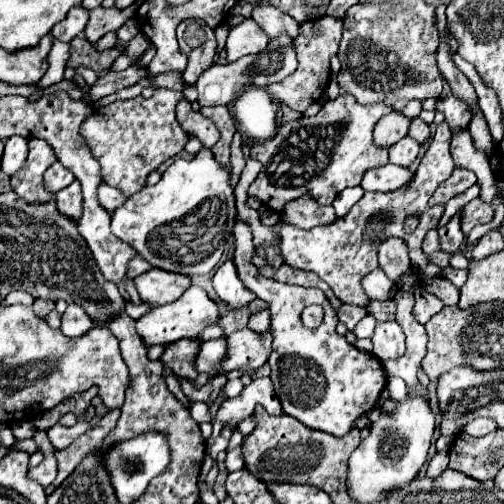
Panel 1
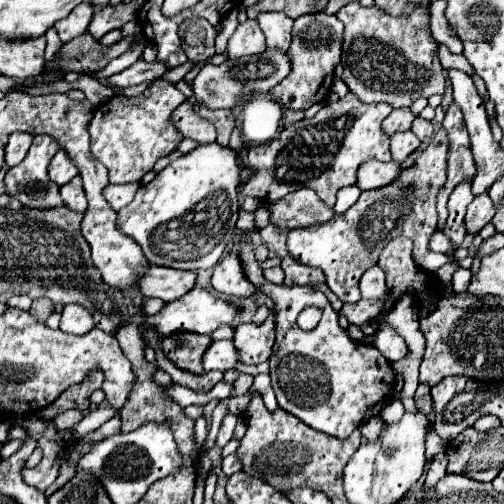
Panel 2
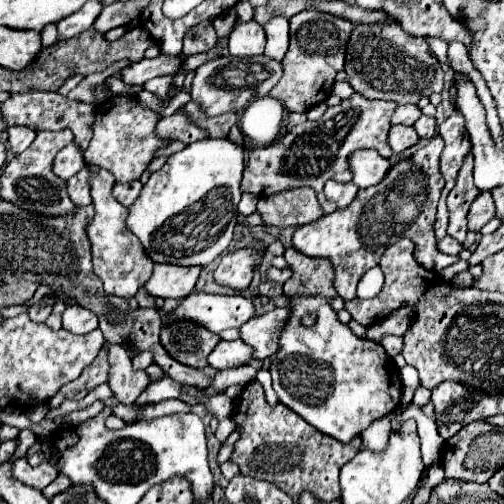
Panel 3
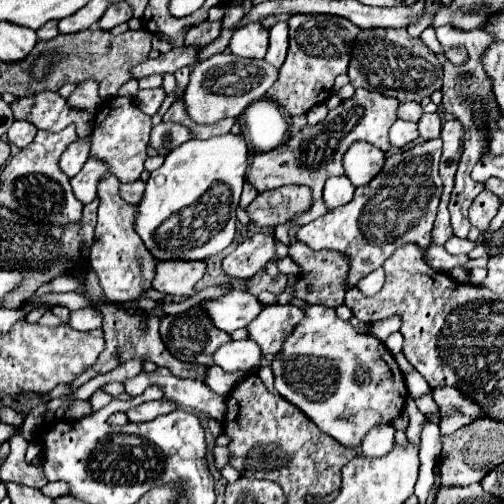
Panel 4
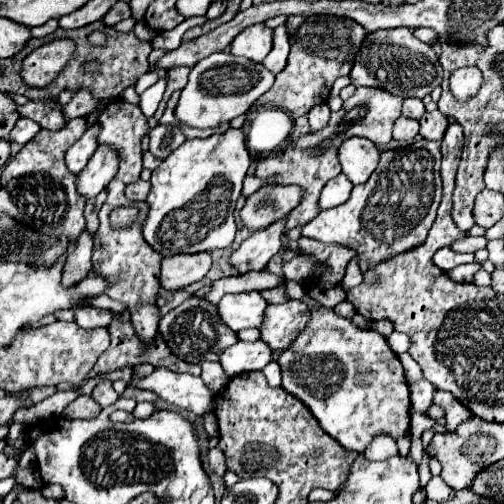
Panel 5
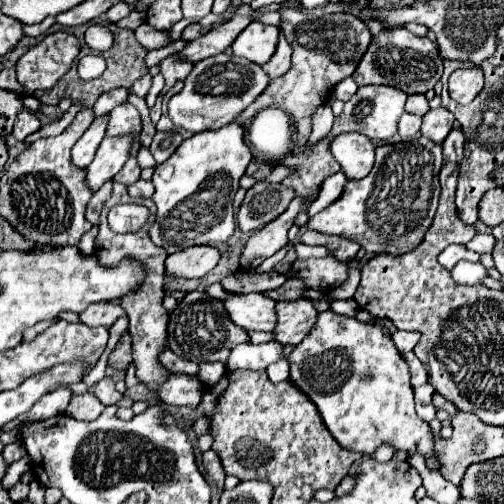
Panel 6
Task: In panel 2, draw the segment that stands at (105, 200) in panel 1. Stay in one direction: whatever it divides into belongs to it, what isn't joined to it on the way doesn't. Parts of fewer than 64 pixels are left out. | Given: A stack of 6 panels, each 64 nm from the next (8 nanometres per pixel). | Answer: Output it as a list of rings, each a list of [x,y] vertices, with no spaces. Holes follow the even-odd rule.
[[[136,182],[134,184],[118,184],[118,186],[110,184],[110,186],[106,186],[104,196],[112,204],[112,208],[120,210],[120,208],[130,204],[130,200],[138,192],[138,188],[140,188],[140,184],[136,184]]]

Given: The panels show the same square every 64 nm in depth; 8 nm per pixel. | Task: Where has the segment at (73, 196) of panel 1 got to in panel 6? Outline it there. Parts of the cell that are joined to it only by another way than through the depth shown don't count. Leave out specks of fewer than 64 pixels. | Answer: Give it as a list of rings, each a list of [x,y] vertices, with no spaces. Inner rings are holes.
[[[106,136],[88,166],[86,182],[92,190],[98,190],[106,180],[114,178],[126,164],[128,152],[132,148],[132,136]]]

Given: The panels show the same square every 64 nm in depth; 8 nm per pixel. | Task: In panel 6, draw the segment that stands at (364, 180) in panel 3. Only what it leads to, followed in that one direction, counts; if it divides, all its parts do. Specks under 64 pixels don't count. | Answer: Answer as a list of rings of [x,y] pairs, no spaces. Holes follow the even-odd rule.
[[[346,132],[344,136],[336,136],[328,148],[348,178],[358,180],[372,170],[376,146],[366,136]]]

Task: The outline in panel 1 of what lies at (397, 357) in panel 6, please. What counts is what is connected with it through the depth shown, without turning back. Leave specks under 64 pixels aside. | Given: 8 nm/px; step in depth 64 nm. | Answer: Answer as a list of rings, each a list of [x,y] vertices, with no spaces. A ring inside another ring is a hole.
[[[236,222],[234,238],[234,264],[238,268],[240,280],[248,290],[270,304],[270,328],[274,342],[268,364],[272,368],[270,378],[274,382],[276,396],[280,398],[284,414],[294,416],[312,430],[322,430],[332,436],[348,434],[352,430],[352,424],[360,416],[366,416],[370,410],[374,410],[378,404],[378,398],[388,380],[382,362],[374,354],[362,352],[356,346],[348,344],[346,338],[336,332],[336,312],[322,290],[280,284],[276,280],[264,278],[258,272],[258,268],[252,264],[254,244],[252,232],[246,224]],[[310,304],[320,304],[324,308],[324,320],[314,330],[304,328],[300,322],[302,310]]]

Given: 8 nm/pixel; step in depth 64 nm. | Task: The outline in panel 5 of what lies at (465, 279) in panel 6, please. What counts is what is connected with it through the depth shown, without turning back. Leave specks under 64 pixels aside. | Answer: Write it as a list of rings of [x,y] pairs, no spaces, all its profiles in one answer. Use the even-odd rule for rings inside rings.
[[[472,262],[472,264],[462,264],[462,266],[456,266],[448,272],[448,276],[454,280],[454,282],[474,282],[474,274],[480,270],[482,266],[478,262]]]

